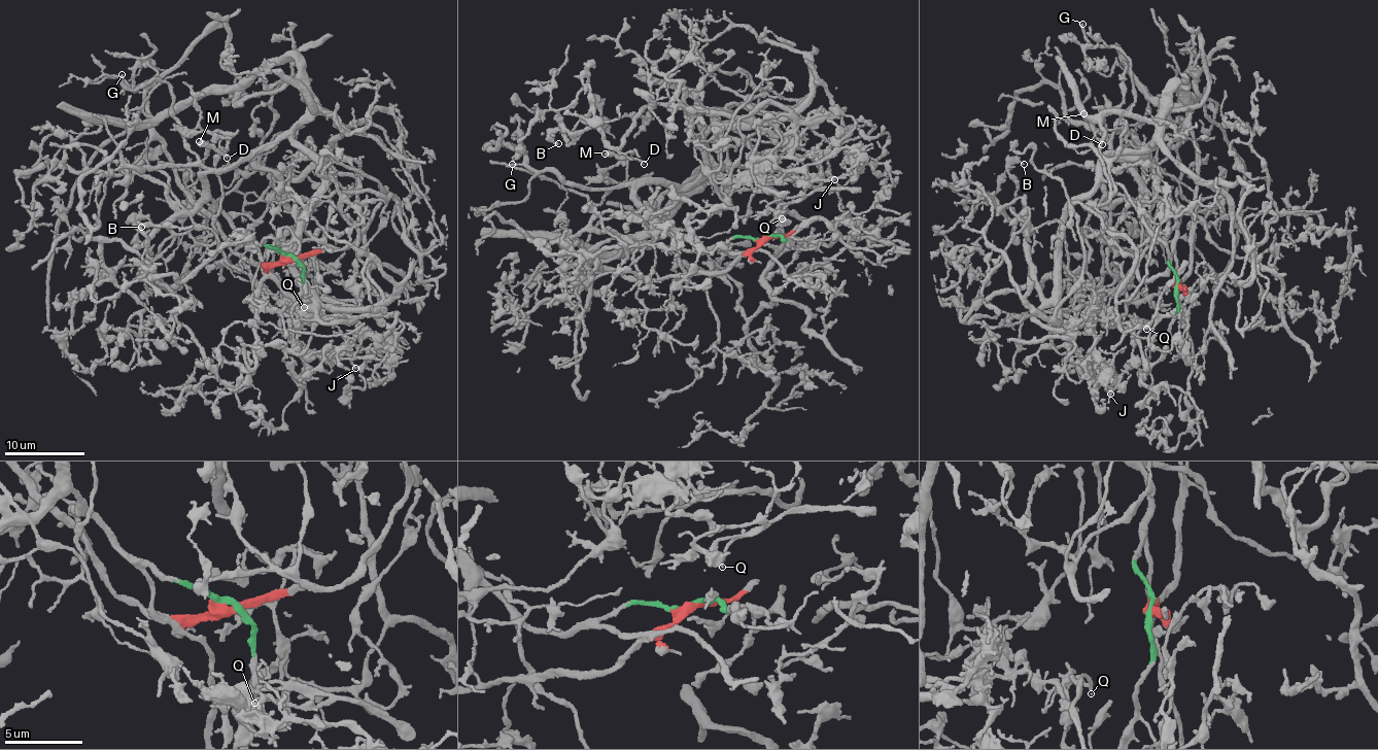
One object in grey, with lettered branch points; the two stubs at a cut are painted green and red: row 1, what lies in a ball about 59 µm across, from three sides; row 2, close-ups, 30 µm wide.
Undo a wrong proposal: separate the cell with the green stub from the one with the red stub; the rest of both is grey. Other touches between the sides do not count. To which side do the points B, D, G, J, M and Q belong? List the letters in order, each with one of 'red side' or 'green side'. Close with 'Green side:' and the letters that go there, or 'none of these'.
B: green side
D: red side
G: green side
J: green side
M: red side
Q: green side
Green side: B, G, J, Q

